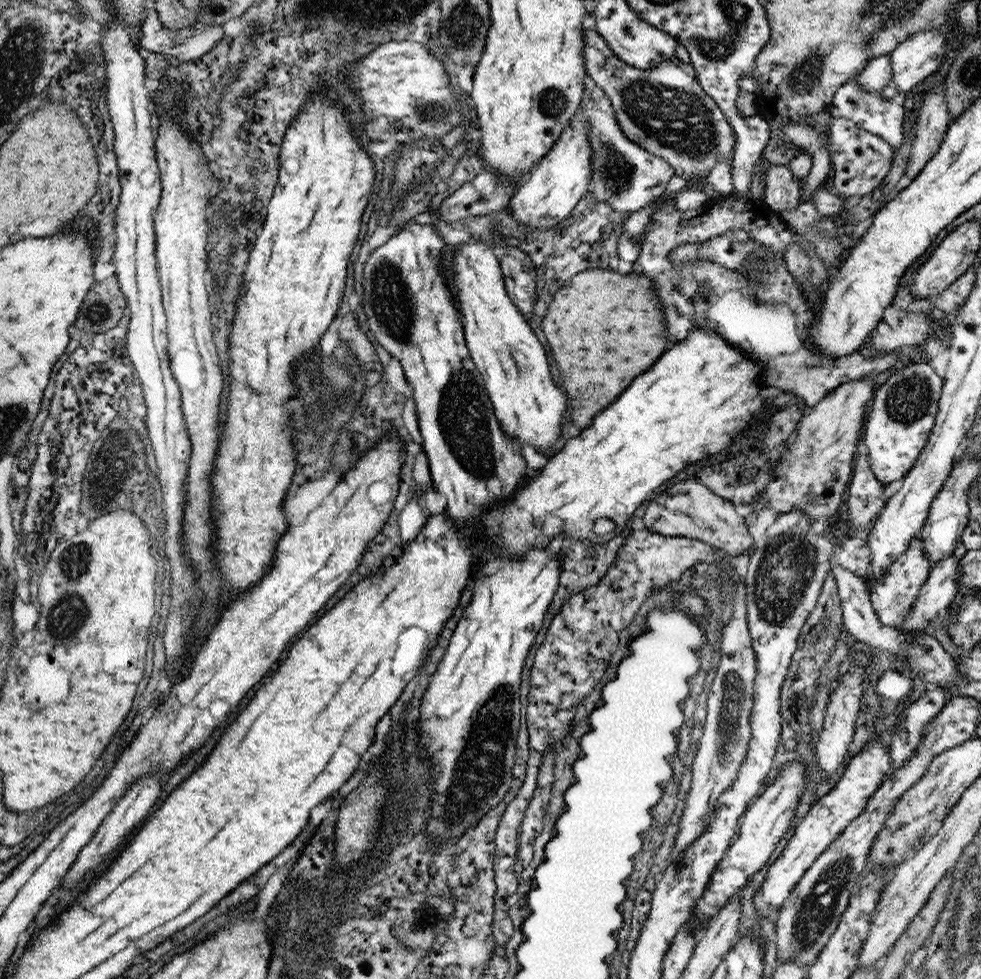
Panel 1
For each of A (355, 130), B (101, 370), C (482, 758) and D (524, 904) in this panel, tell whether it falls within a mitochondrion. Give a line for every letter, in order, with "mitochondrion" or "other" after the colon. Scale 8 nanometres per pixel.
A: other
B: other
C: mitochondrion
D: other

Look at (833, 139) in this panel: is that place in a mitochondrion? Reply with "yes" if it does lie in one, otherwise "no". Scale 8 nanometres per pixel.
no

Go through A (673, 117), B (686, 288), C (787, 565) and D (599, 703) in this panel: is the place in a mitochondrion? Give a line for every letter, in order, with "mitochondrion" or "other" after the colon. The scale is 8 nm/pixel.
A: mitochondrion
B: mitochondrion
C: mitochondrion
D: other

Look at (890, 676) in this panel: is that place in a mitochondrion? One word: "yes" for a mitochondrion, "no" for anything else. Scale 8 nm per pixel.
yes

